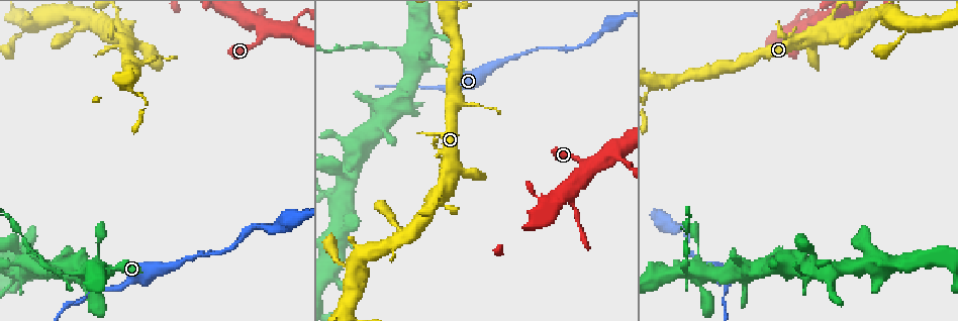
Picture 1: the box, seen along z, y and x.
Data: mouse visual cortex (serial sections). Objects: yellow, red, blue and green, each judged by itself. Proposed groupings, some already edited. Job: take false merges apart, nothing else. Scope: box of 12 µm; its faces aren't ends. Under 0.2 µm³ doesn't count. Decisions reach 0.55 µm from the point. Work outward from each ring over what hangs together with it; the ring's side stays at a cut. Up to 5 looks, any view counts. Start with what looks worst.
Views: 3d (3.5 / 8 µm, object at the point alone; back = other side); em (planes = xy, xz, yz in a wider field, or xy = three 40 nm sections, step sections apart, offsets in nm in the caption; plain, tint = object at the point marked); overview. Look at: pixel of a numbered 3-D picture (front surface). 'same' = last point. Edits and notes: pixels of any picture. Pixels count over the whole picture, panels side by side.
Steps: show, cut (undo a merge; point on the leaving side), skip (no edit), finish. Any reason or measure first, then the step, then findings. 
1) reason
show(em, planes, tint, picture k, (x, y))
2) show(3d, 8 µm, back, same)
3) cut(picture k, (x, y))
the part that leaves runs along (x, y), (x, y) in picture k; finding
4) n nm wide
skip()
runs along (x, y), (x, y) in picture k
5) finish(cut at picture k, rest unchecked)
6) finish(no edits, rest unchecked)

a narrow waist
show(3d, 3.5 µm, picture 1, (389, 49))

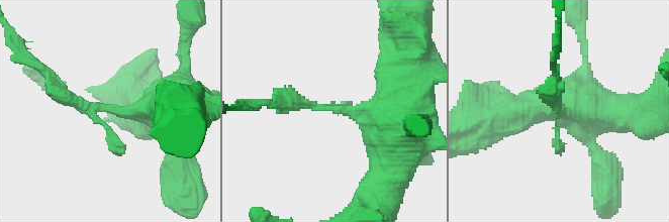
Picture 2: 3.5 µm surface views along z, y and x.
show(em, xy, step 5, tint, picture 2, (327, 110))

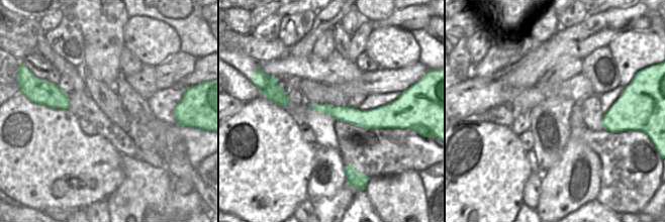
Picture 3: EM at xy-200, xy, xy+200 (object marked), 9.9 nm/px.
cut(picture 2, (114, 144))
border along (334, 106), (333, 110), (340, 119) in picture 3; a second cell is stuck on

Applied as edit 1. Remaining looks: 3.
small branch off a trunk
show(3d, 8 µm, picture 1, (344, 176))

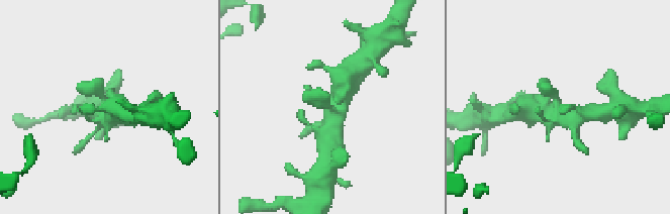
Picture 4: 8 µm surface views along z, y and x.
shape alone is not enough
show(em, xy, step 3, tint, picture 4, (557, 107))

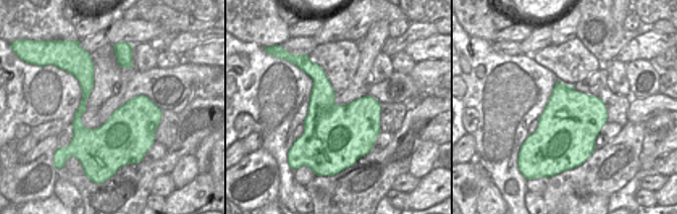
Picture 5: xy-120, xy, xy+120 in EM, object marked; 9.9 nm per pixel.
skip()
runs along (345, 86), (328, 138) in picture 4; continuous, no second cell

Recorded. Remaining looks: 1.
finish(cut at picture 2, rest unchecked)

